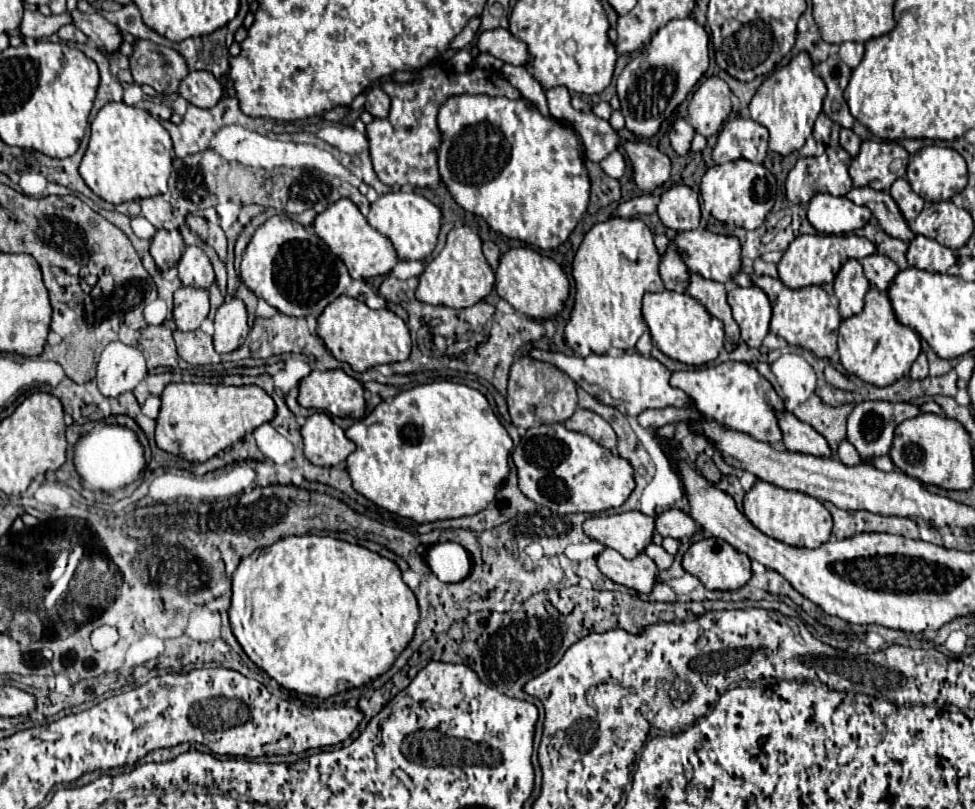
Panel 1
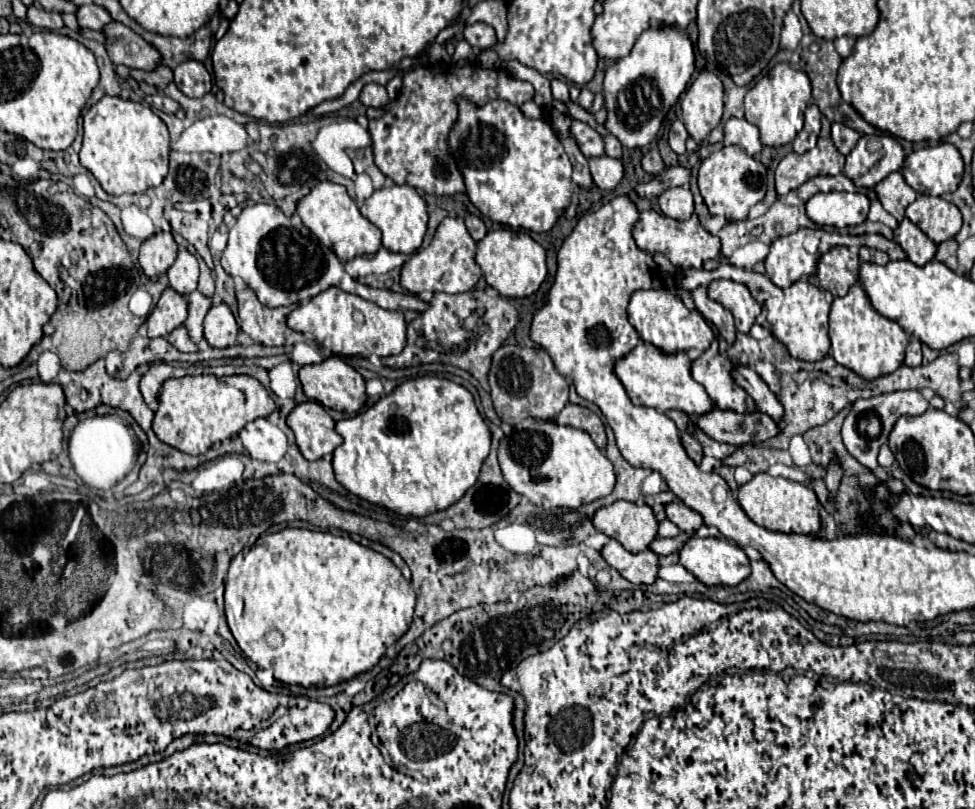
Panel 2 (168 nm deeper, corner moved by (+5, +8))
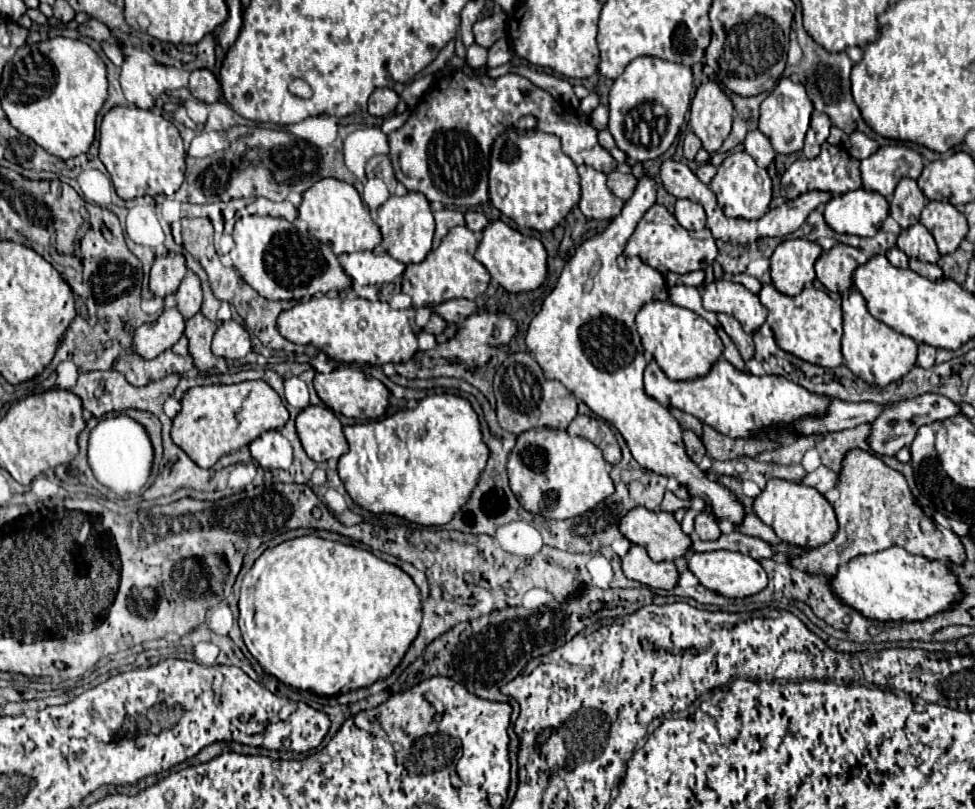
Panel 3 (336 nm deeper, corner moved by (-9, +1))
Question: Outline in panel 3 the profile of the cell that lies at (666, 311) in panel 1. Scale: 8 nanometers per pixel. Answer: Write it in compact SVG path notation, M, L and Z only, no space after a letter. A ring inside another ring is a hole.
M650 302L646 304L638 316L638 334L642 338L642 346L652 358L662 366L668 378L674 380L690 380L704 376L710 366L722 356L724 344L714 326L710 326L704 318L694 314L692 310L674 306L672 302Z

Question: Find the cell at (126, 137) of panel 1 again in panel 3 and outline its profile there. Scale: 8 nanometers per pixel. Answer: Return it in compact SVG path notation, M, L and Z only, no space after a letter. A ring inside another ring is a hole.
M116 106L104 114L100 126L100 160L122 200L140 196L172 196L184 182L186 150L178 128L164 116L136 106Z

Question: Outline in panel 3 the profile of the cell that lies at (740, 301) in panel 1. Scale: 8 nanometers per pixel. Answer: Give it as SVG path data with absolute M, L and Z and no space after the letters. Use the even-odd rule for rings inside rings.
M728 278L706 284L702 300L706 310L734 316L748 334L754 334L766 322L768 316L768 310L762 306L756 294L746 290L742 284L730 282Z

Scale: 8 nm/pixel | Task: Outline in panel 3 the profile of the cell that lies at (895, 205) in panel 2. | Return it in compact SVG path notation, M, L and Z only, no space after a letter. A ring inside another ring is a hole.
M902 178L902 182L896 186L894 196L890 200L890 216L902 228L910 228L910 226L918 224L920 212L926 206L926 202L928 202L928 198L922 194L916 180Z

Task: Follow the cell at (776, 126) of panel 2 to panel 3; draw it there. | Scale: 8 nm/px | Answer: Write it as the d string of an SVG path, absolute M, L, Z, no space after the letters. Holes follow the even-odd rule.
M780 78L776 88L770 92L770 96L760 106L760 124L758 130L768 136L774 150L780 154L792 154L802 150L806 132L810 128L810 116L812 116L812 100L808 98L806 86L800 82L792 82L790 78Z

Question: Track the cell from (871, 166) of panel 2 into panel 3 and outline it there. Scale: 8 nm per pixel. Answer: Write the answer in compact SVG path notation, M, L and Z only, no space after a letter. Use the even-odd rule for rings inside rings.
M902 144L882 146L860 164L864 190L878 192L882 196L892 196L902 178L916 180L923 168L922 156Z

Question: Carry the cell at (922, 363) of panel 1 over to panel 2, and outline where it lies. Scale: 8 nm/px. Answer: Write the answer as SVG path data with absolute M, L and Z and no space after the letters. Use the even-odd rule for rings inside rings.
M916 337L910 339L910 343L908 343L908 347L906 347L906 359L904 359L904 363L906 363L908 367L918 367L918 365L922 363L920 339L916 339Z

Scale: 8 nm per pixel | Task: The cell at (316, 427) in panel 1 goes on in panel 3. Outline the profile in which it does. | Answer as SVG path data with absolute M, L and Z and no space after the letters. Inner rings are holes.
M308 406L296 418L296 430L306 454L314 462L340 458L348 452L342 422L326 406Z

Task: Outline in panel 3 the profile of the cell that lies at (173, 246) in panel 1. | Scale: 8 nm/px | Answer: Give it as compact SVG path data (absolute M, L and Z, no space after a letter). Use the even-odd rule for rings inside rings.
M184 254L158 256L150 270L150 290L154 292L154 296L164 298L178 290L186 272L188 272L188 268L186 268Z

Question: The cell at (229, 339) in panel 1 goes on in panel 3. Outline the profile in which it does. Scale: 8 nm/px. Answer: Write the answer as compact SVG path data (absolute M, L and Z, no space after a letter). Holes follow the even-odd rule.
M236 320L222 322L212 340L212 352L226 360L240 360L252 350L250 336Z

